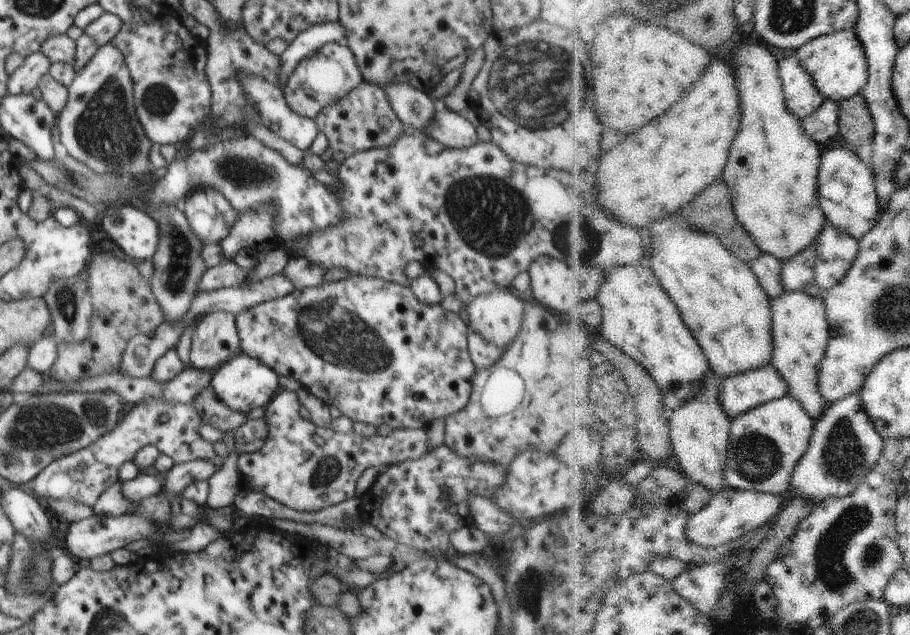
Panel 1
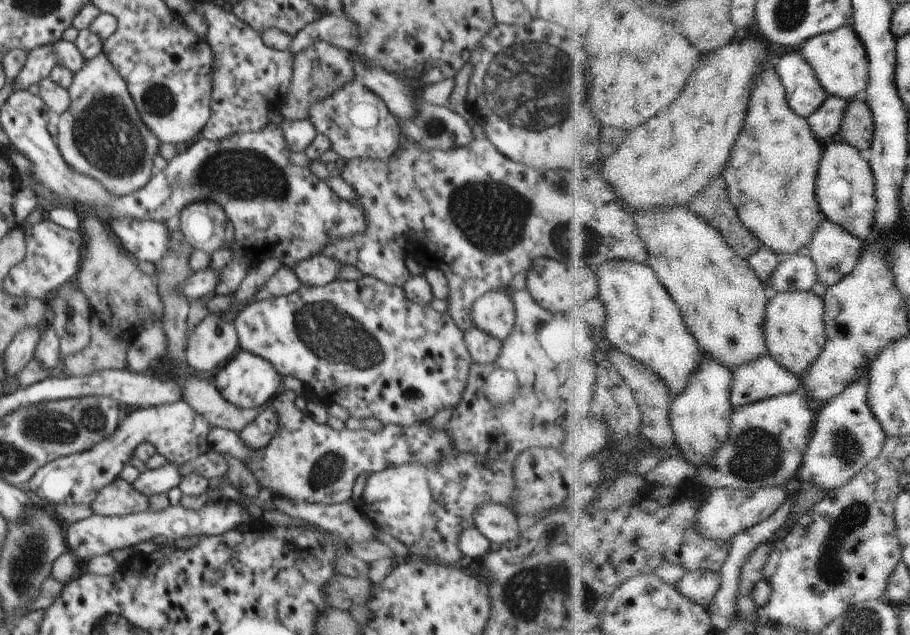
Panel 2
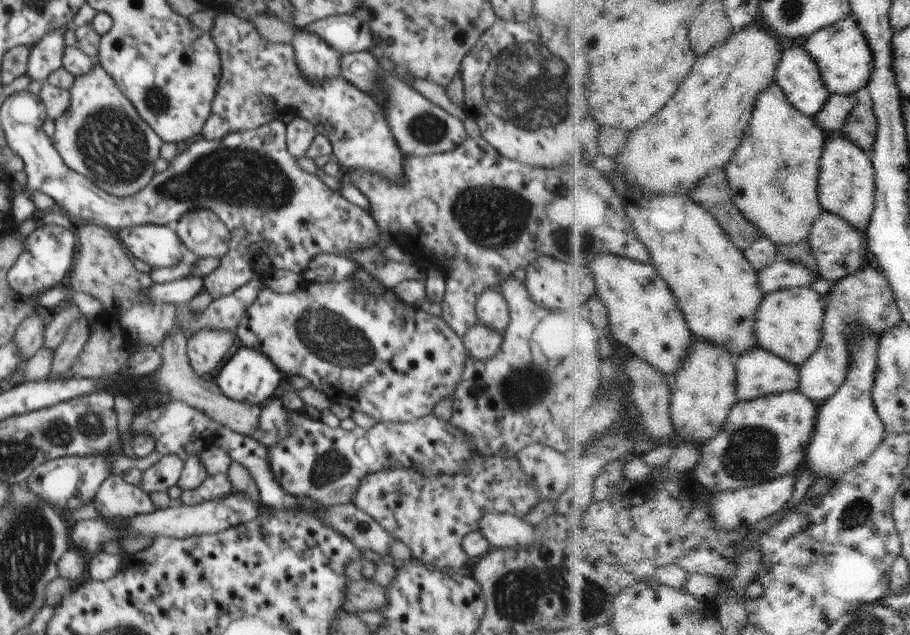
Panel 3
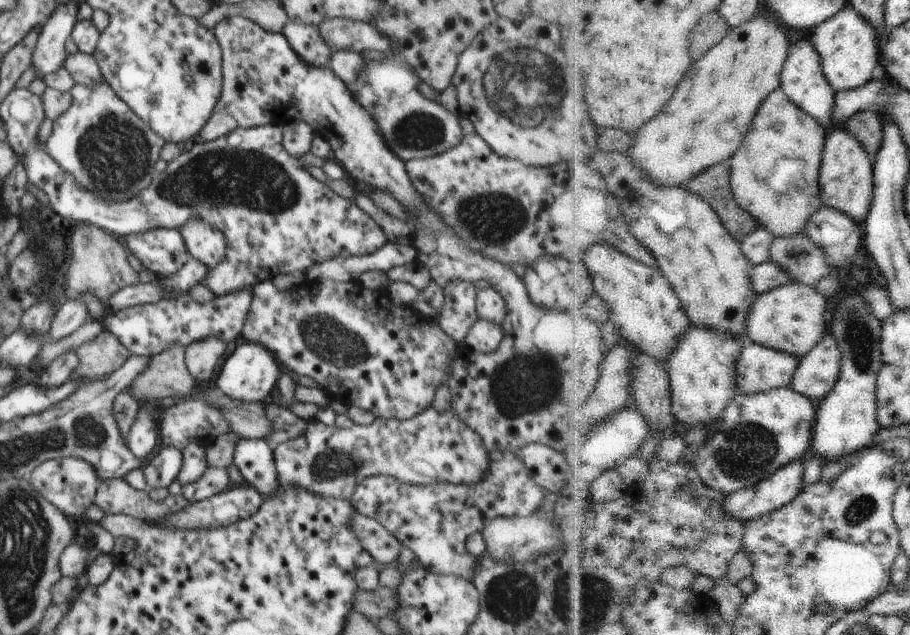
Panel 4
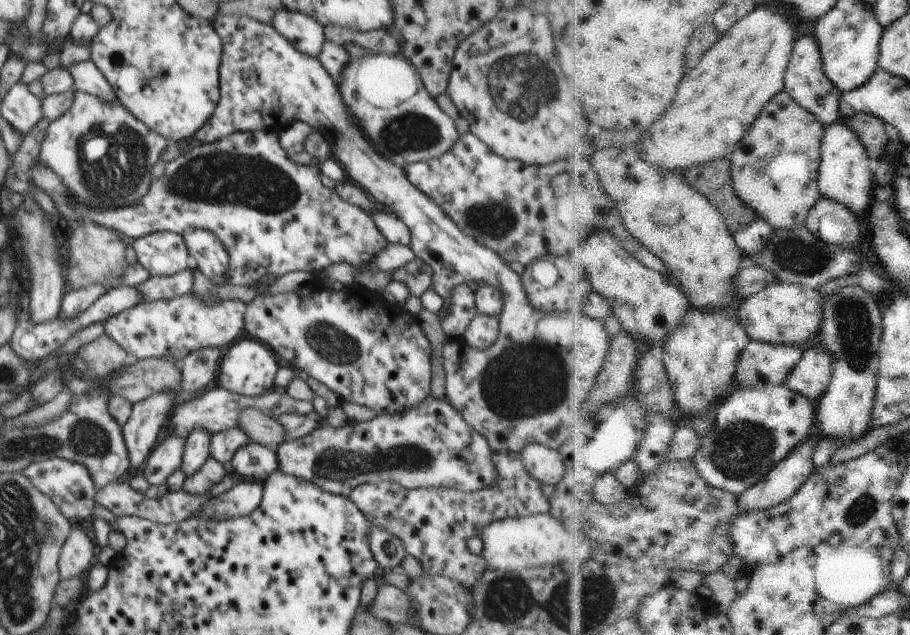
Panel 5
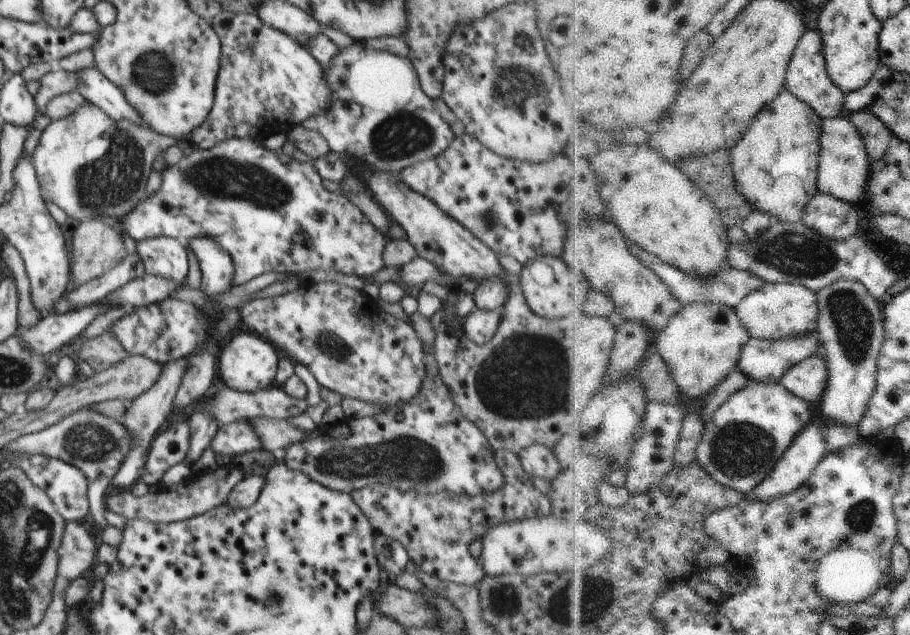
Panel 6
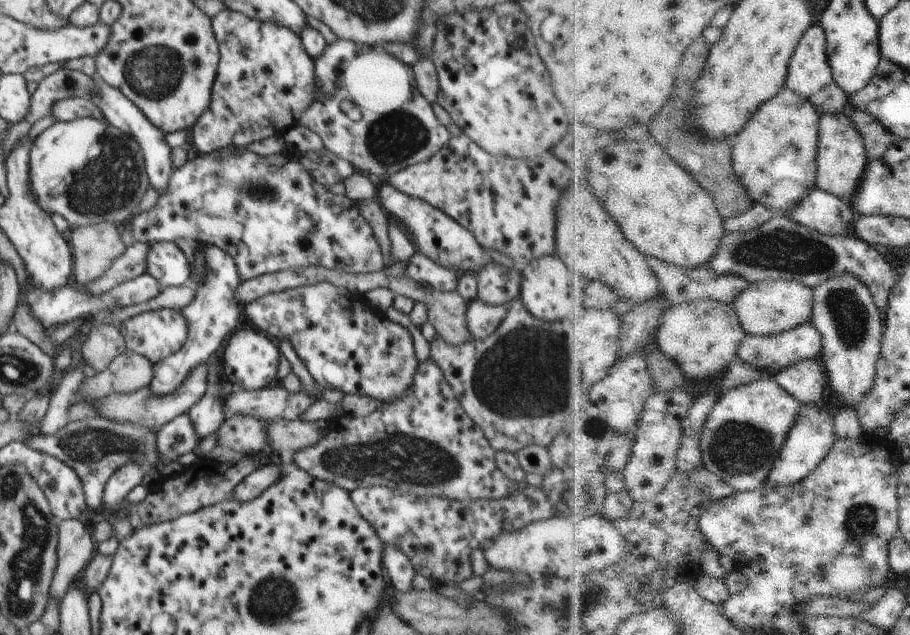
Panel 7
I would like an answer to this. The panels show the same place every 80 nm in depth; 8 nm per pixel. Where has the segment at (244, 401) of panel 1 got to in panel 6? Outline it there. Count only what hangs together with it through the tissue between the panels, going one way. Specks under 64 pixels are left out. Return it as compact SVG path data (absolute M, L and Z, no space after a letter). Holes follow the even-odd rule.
M244 328L234 333L217 352L220 376L224 384L243 393L253 393L275 385L280 353L275 346L264 338Z

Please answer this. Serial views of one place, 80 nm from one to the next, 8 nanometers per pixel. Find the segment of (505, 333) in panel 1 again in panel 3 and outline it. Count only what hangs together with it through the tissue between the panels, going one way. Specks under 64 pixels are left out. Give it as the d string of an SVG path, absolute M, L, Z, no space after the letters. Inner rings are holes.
M486 289L476 301L475 311L478 324L500 335L510 322L509 304L499 289Z

